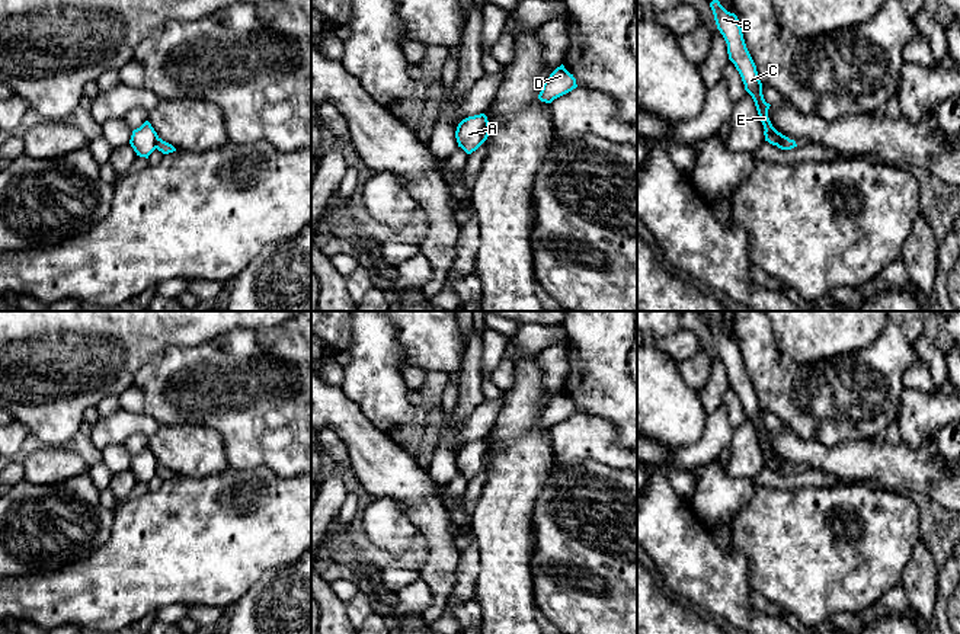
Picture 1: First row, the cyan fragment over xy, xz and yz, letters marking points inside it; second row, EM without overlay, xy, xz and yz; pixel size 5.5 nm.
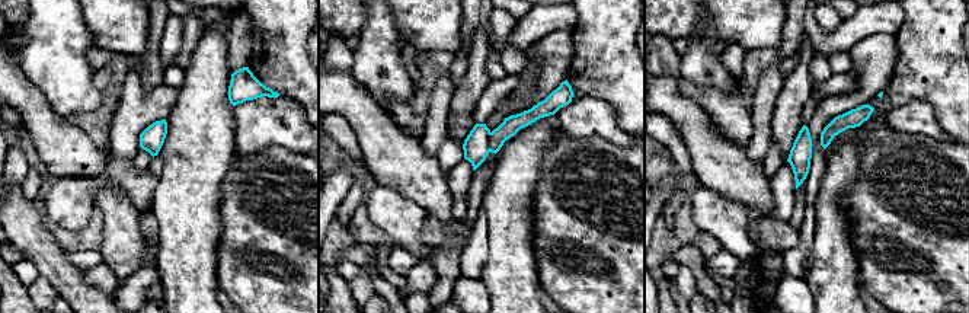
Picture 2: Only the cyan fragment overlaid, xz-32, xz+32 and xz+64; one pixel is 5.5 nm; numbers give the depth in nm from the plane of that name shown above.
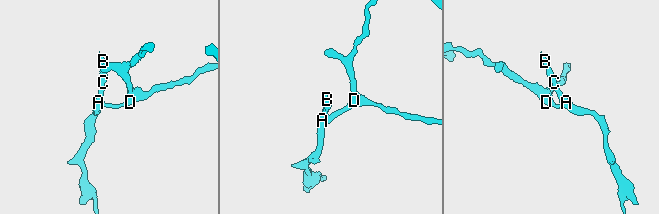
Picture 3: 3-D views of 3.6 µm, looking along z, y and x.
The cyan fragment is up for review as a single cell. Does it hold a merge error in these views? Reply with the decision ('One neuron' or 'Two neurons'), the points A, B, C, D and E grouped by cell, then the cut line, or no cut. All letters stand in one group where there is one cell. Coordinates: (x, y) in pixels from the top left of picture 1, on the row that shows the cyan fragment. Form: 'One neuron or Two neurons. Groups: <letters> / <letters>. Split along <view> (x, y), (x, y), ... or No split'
Two neurons. Groups: A B C E / D. Split along yz (789, 138), (784, 138), (777, 146)

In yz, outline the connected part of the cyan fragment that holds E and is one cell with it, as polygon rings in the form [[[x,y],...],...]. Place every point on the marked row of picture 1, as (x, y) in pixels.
[[[713,0],[710,7],[713,10],[717,29],[727,44],[729,60],[735,64],[745,84],[745,90],[755,102],[759,119],[765,129],[765,141],[772,145],[778,145],[788,137],[778,132],[768,118],[768,109],[771,105],[764,99],[762,83],[758,77],[756,65],[746,48],[739,19],[735,13],[727,12],[719,0]]]

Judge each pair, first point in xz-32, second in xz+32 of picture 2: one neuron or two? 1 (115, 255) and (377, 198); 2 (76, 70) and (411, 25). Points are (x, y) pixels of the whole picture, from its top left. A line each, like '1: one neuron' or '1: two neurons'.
1: two neurons
2: two neurons

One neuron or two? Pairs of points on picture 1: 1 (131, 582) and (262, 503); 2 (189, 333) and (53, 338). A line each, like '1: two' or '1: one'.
1: one
2: one

